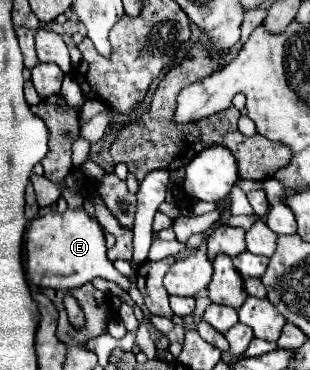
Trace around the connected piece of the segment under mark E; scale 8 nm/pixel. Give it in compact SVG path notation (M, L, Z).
M84 207L66 209L66 213L44 213L36 217L26 229L26 271L28 279L40 287L74 289L96 277L102 277L128 291L128 277L124 277L112 265L112 261L106 257L106 251L106 237L100 223L92 219Z

